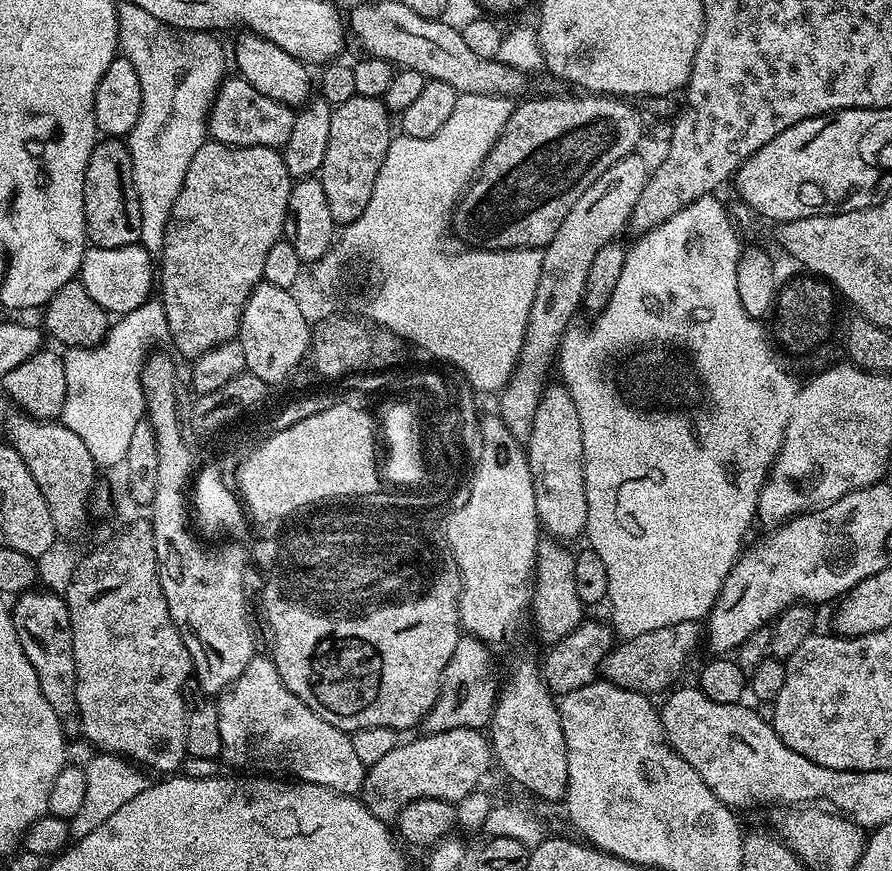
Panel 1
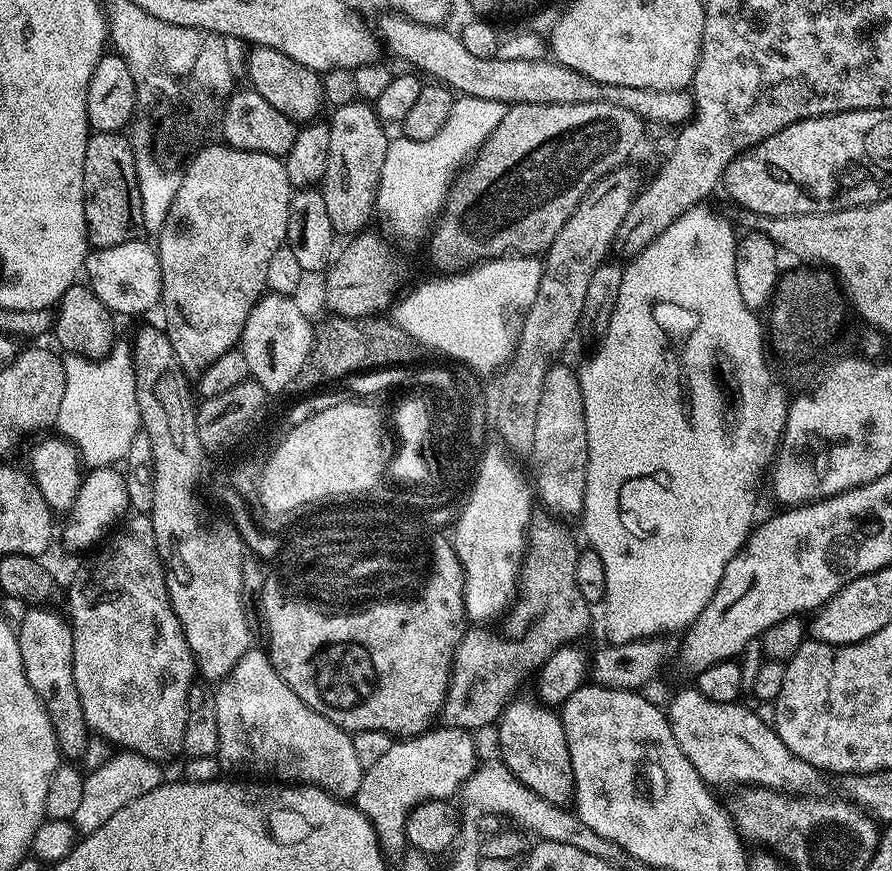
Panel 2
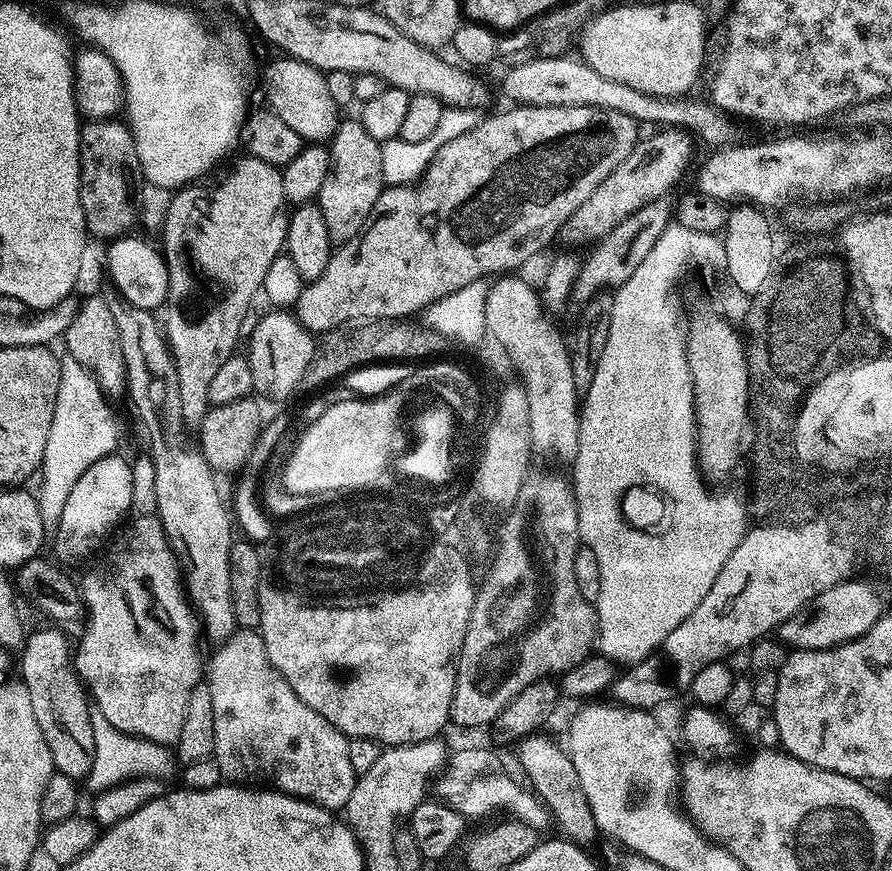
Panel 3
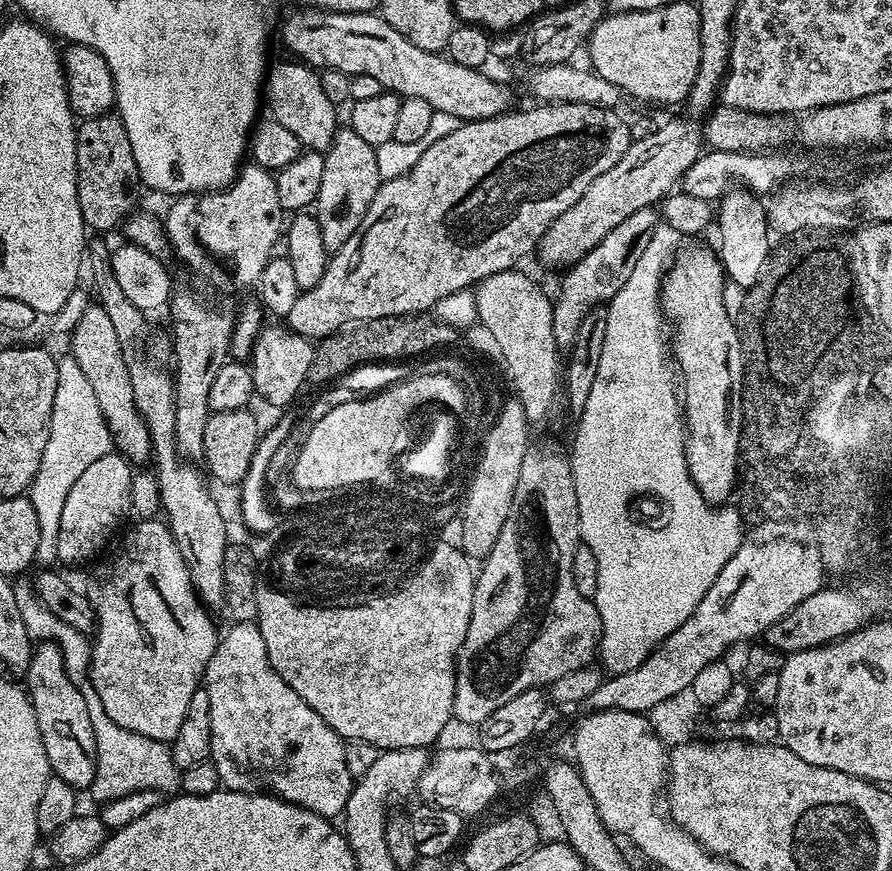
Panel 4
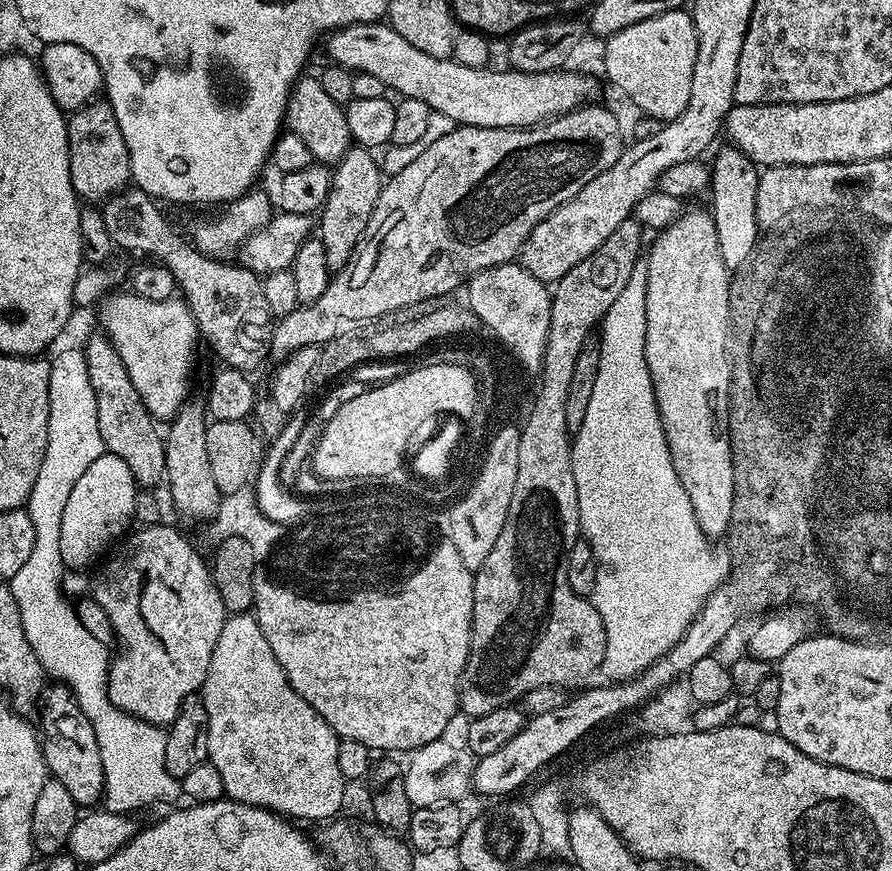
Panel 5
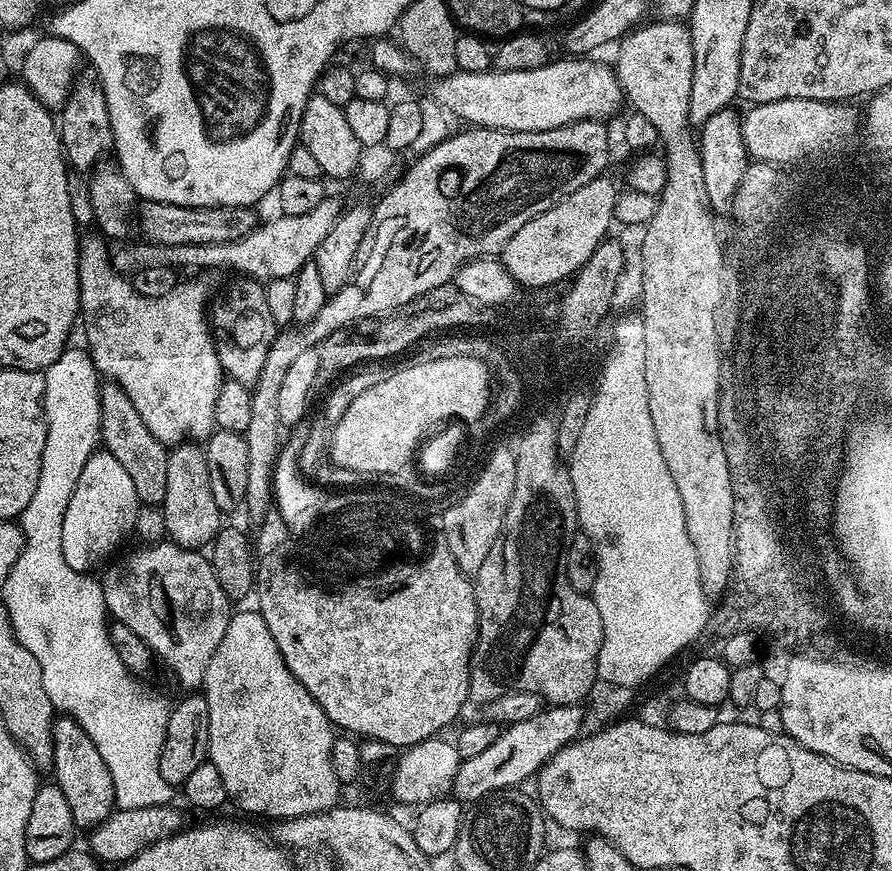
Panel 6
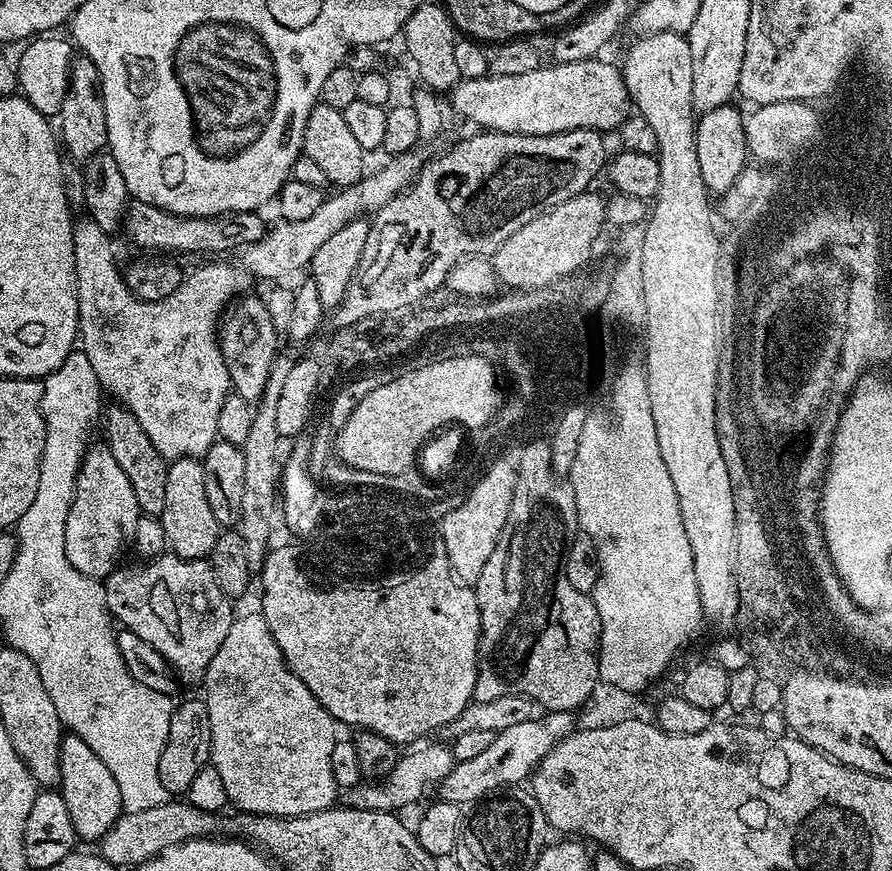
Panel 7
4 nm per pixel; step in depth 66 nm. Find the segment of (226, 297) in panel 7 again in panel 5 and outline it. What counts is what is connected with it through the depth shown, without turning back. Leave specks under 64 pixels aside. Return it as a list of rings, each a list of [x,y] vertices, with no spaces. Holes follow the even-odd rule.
[[[131,290],[113,291],[105,295],[98,305],[100,324],[103,335],[118,350],[118,358],[122,358],[122,366],[126,366],[126,374],[130,374],[130,382],[134,382],[134,390],[142,398],[146,410],[157,422],[171,421],[184,401],[189,399],[188,383],[192,376],[192,359],[196,356],[196,340],[198,342],[198,325],[188,305],[183,299],[147,300],[137,296]]]

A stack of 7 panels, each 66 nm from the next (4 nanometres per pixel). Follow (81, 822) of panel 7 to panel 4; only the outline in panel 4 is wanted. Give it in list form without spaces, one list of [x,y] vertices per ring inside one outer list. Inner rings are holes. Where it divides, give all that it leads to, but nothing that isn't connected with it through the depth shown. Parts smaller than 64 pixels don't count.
[[[48,642],[33,647],[32,657],[26,669],[26,691],[32,702],[34,718],[38,718],[38,730],[42,734],[42,746],[46,746],[46,758],[52,767],[52,775],[62,778],[71,788],[91,789],[96,777],[96,743],[94,726],[90,726],[90,710],[86,710],[86,698],[79,685],[69,676],[59,648]]]

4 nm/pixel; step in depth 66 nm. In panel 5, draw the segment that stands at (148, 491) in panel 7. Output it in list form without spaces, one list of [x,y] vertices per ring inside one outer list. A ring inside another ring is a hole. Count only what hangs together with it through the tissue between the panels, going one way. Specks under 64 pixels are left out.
[[[97,334],[90,337],[82,351],[86,358],[90,386],[94,386],[98,406],[98,434],[102,434],[105,449],[130,466],[130,474],[134,474],[141,489],[155,489],[155,484],[165,479],[166,470],[164,436],[161,429],[160,432],[156,429],[159,428],[157,421],[146,410],[138,390],[134,390],[134,382],[130,382],[130,374],[126,374],[126,366],[122,366],[122,358],[118,358],[118,350],[114,350],[107,336]]]

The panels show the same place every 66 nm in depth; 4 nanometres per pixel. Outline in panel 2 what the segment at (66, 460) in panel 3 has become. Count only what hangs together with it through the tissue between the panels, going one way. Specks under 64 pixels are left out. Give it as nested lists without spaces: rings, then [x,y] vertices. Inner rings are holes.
[[[117,343],[111,355],[102,360],[68,354],[63,361],[66,394],[62,394],[62,410],[58,410],[55,423],[55,427],[60,428],[59,435],[76,449],[89,469],[119,465],[128,455],[130,442],[134,442],[137,432],[141,431],[136,372],[132,368],[129,345]]]

